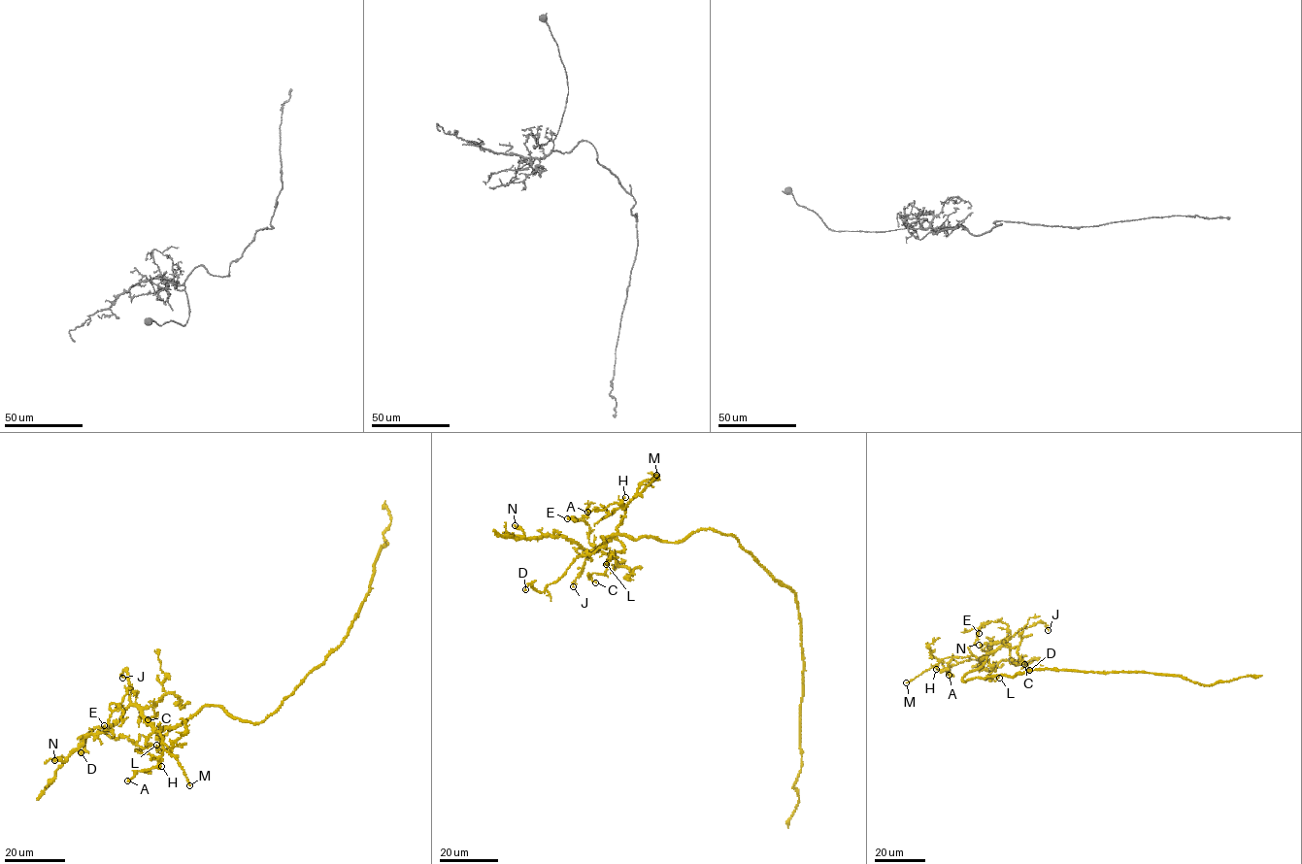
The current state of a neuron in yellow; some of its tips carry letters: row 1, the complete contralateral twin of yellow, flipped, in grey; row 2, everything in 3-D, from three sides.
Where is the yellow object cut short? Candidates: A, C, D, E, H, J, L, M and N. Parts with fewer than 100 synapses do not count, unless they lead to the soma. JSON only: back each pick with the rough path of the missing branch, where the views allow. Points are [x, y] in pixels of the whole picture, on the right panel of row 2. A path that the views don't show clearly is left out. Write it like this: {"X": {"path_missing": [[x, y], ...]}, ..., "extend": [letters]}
{"extend": ["M"]}

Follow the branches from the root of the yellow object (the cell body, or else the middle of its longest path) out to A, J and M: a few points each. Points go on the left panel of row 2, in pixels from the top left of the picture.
A: (298, 685), (260, 722), (204, 705), (157, 732), (163, 750), (158, 764), (127, 780)
J: (298, 685), (260, 722), (204, 705), (179, 725), (157, 730), (131, 702), (125, 670), (122, 678)
M: (298, 685), (260, 722), (240, 720), (222, 708), (204, 705), (179, 725), (157, 732), (189, 785)

